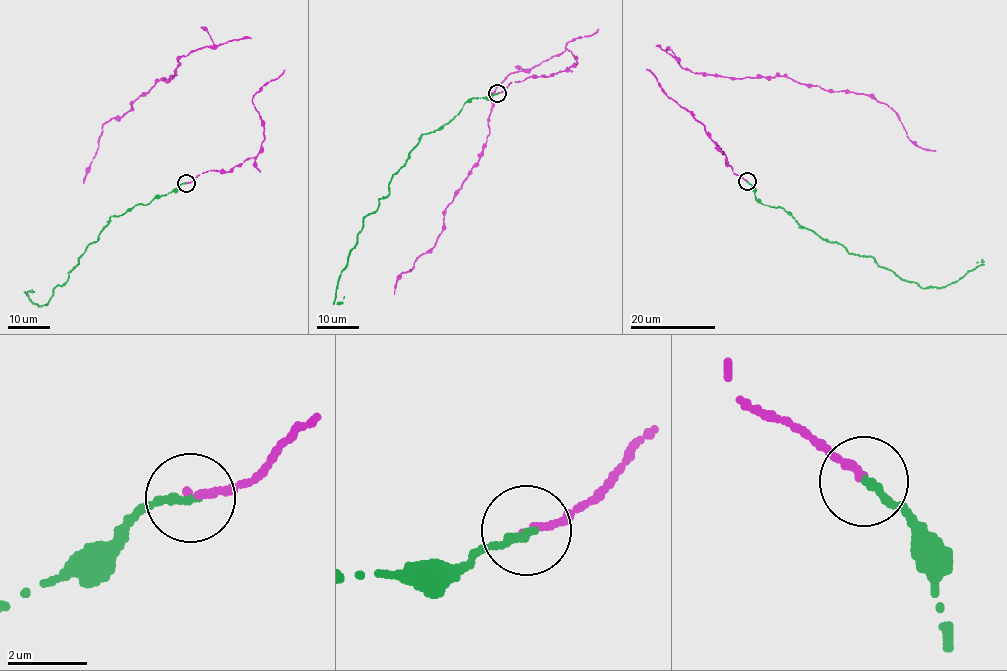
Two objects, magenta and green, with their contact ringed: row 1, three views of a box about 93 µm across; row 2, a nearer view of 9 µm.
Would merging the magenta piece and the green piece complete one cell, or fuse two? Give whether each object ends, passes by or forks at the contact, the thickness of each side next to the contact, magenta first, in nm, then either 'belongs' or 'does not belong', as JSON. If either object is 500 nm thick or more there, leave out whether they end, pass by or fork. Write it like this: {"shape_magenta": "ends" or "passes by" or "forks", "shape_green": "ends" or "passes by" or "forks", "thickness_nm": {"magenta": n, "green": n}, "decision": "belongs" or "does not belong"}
{"shape_magenta": "ends", "shape_green": "ends", "thickness_nm": {"magenta": 190, "green": 240}, "decision": "belongs"}

